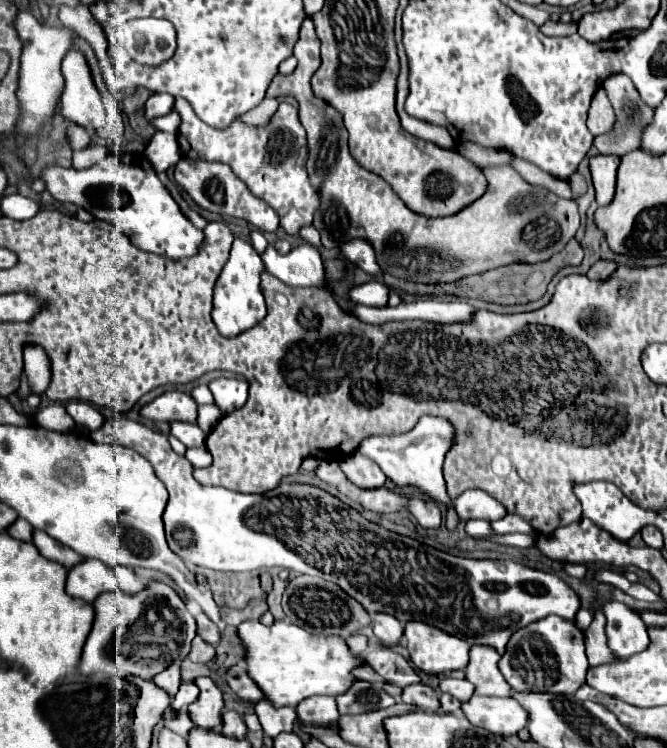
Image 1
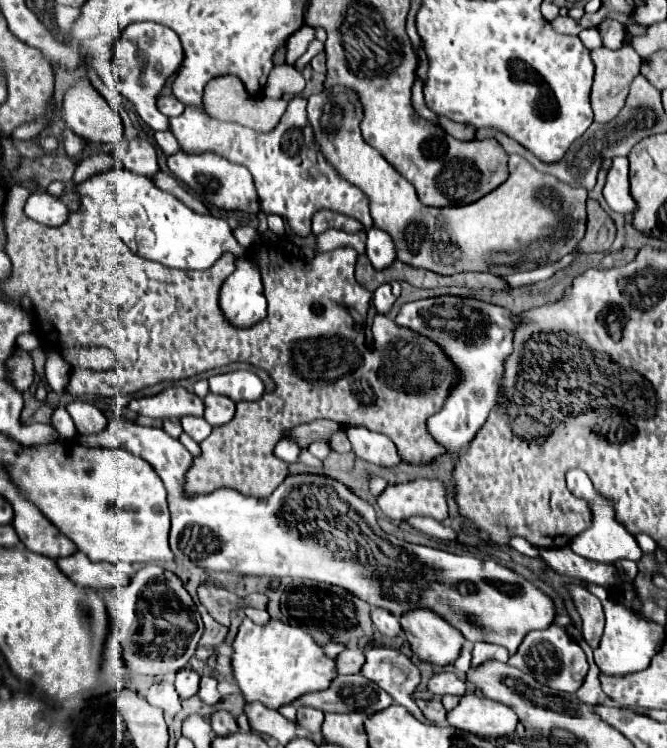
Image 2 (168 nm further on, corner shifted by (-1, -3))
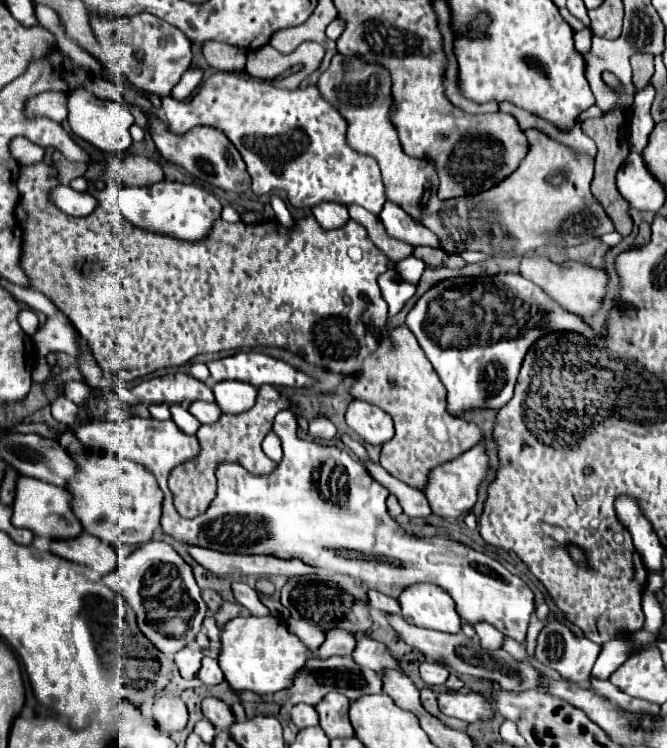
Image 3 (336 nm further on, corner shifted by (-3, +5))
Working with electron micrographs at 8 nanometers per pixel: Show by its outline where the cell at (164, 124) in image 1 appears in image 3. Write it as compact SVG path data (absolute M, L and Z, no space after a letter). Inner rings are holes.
M97 13L91 15L91 29L109 55L115 55L121 71L127 75L129 83L137 89L157 93L161 97L169 95L177 85L181 75L191 65L191 41L185 33L171 23L151 15L139 13L133 17L101 17Z

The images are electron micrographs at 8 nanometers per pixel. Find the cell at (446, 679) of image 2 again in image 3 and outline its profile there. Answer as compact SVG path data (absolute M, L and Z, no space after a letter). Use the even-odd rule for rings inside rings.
M433 661L421 663L419 673L421 673L421 679L423 679L427 685L443 685L443 683L447 681L447 677L449 677L445 665L433 663Z

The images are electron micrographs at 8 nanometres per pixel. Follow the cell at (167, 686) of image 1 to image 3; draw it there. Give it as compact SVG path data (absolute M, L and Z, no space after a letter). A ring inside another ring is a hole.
M161 695L153 705L153 719L161 731L181 731L187 725L187 707L177 695Z

